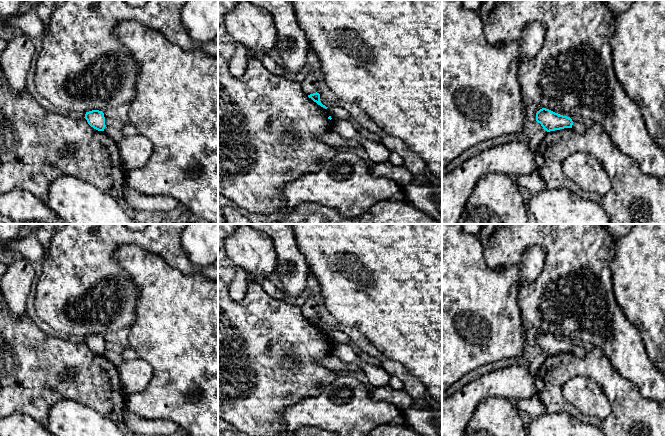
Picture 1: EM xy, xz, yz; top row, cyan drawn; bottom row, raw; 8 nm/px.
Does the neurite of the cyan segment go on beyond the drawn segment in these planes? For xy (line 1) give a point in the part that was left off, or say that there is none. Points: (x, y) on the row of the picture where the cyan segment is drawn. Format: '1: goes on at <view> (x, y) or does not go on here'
1: does not go on here

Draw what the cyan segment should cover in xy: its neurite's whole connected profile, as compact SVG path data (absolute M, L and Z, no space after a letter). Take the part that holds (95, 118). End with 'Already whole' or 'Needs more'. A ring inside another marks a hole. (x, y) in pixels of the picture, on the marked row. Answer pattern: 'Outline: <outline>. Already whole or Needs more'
Outline: M92 110L86 112L84 118L87 120L88 124L94 129L98 131L104 131L106 125L104 113L102 111Z. Already whole

